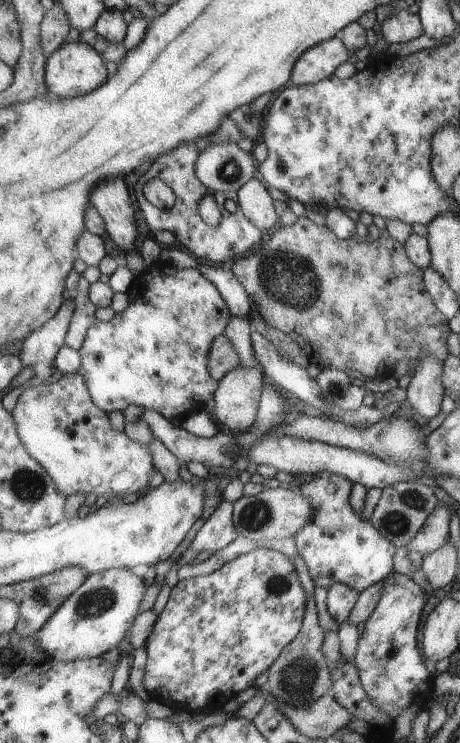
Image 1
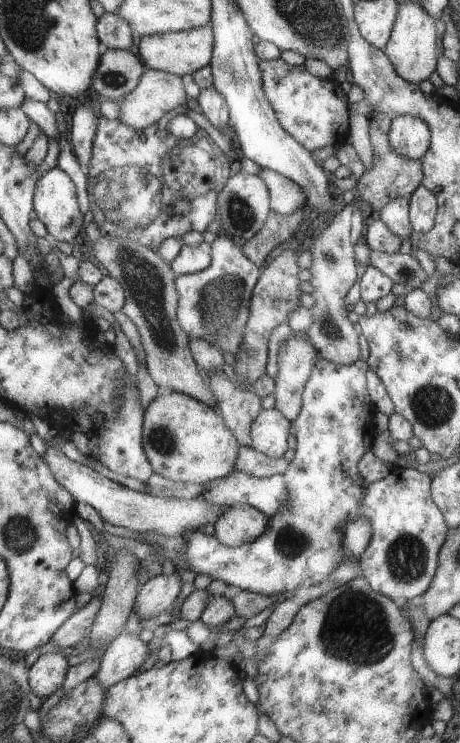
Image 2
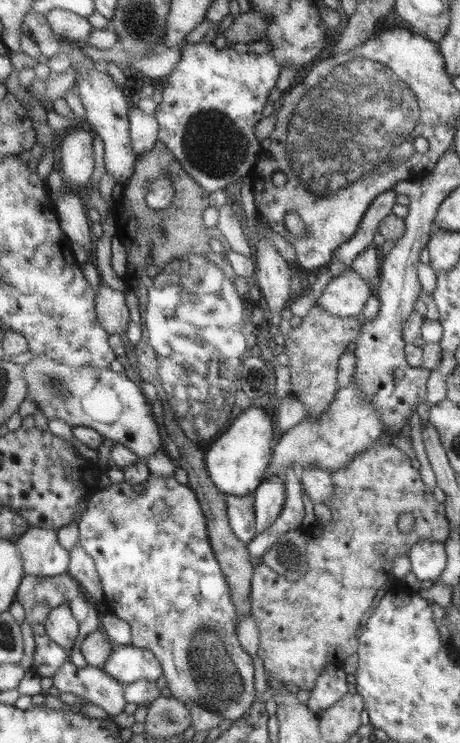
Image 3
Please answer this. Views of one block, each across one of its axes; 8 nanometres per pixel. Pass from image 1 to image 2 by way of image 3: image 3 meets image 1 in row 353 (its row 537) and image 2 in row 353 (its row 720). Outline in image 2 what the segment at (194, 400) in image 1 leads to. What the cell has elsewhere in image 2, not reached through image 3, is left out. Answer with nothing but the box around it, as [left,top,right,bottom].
[174,234,259,360]

